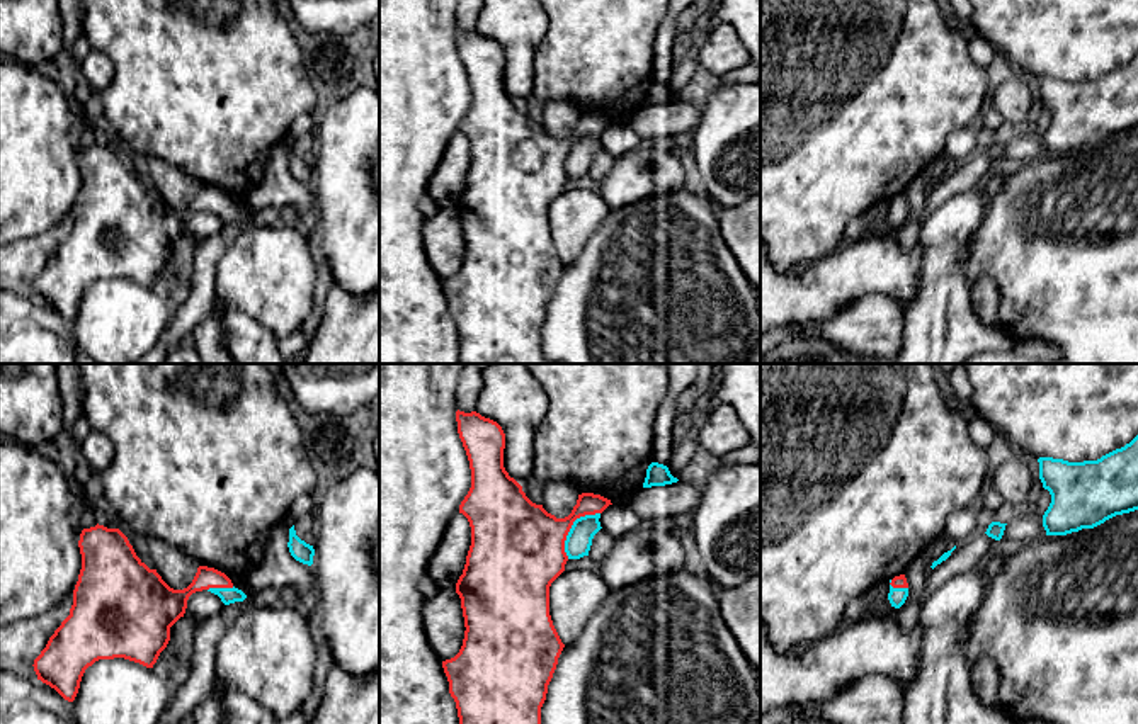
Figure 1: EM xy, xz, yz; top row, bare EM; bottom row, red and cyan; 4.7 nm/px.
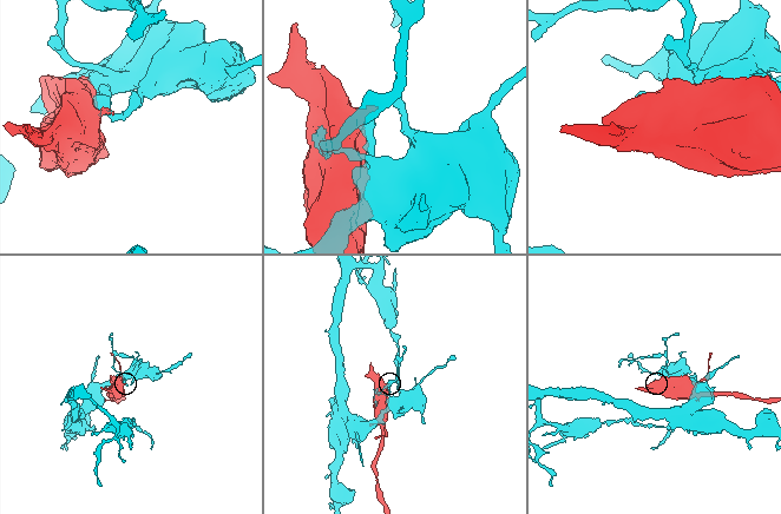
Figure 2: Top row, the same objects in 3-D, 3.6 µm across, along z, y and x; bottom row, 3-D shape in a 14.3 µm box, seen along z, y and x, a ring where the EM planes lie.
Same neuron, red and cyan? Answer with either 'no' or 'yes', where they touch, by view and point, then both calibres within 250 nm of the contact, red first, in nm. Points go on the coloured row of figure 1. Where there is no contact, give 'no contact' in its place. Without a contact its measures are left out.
no | xz (570, 527) | 400/120 nm

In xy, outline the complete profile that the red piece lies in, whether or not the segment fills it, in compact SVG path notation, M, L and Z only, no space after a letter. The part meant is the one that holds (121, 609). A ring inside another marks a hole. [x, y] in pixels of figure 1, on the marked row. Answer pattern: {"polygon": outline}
{"polygon": "M83 529L82 569L70 615L34 659L37 680L73 702L82 676L99 659L124 658L153 668L170 641L170 627L185 614L192 593L233 588L231 580L199 566L184 590L170 588L150 569L119 529Z"}

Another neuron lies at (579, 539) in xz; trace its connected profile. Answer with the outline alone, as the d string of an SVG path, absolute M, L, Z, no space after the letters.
M595 513L580 517L573 522L565 540L565 552L568 559L589 556L592 539L602 529L599 518L600 513Z

